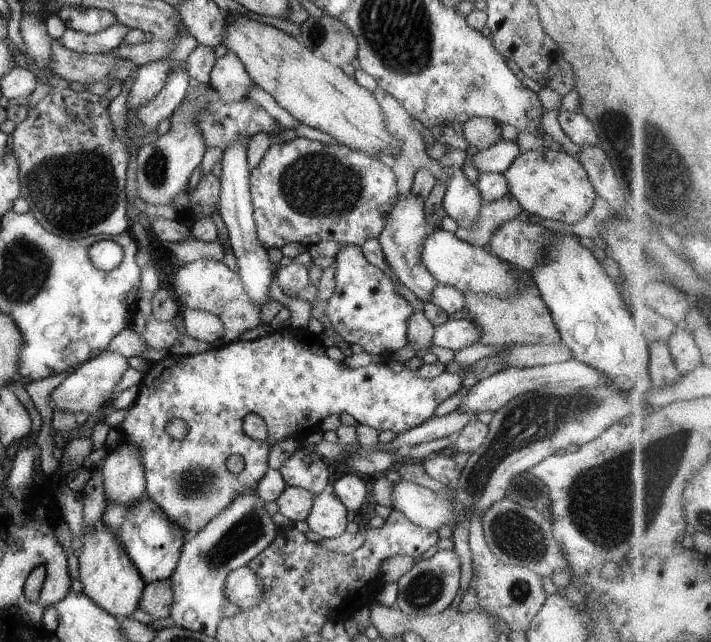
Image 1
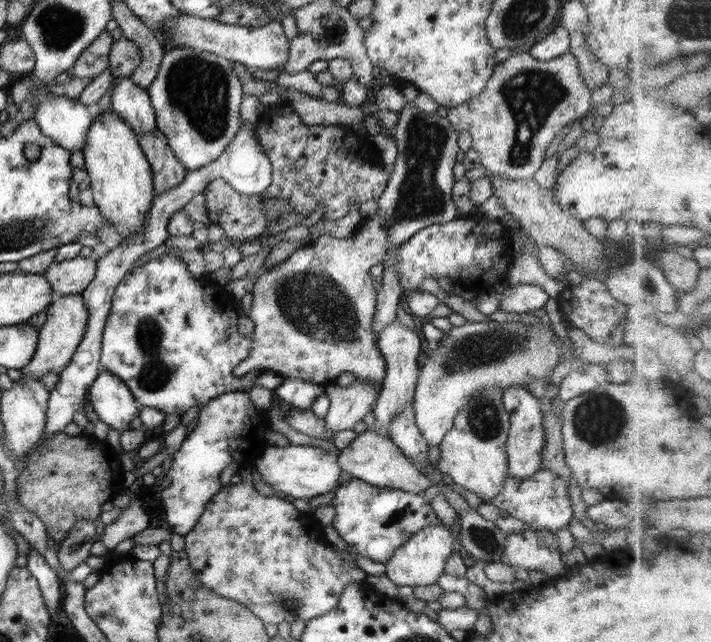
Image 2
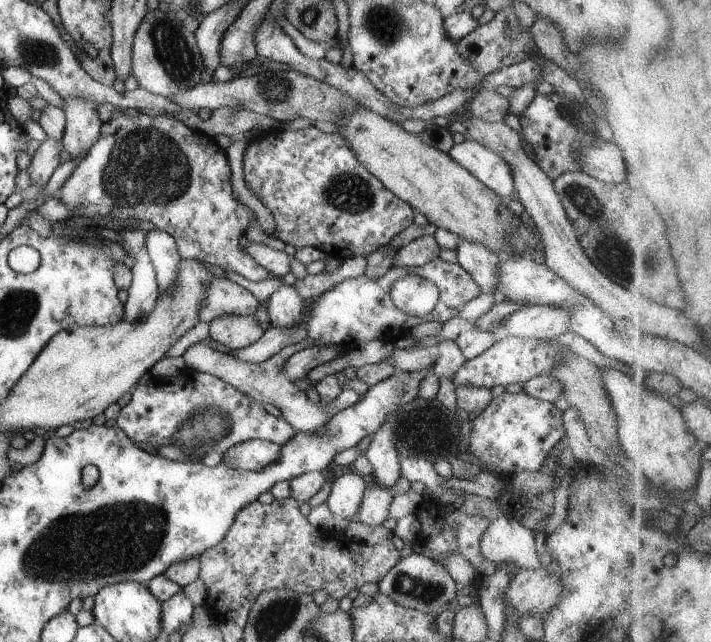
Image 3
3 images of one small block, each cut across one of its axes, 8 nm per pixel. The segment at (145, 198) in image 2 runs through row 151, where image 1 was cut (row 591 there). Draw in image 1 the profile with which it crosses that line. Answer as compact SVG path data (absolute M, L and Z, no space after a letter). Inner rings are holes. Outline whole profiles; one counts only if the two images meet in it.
M102 521L96 522L92 528L84 528L82 546L78 550L78 564L80 573L78 578L83 593L93 600L94 604L119 620L131 617L132 612L138 610L138 602L142 598L146 583L128 558L118 538L114 536L114 531Z

